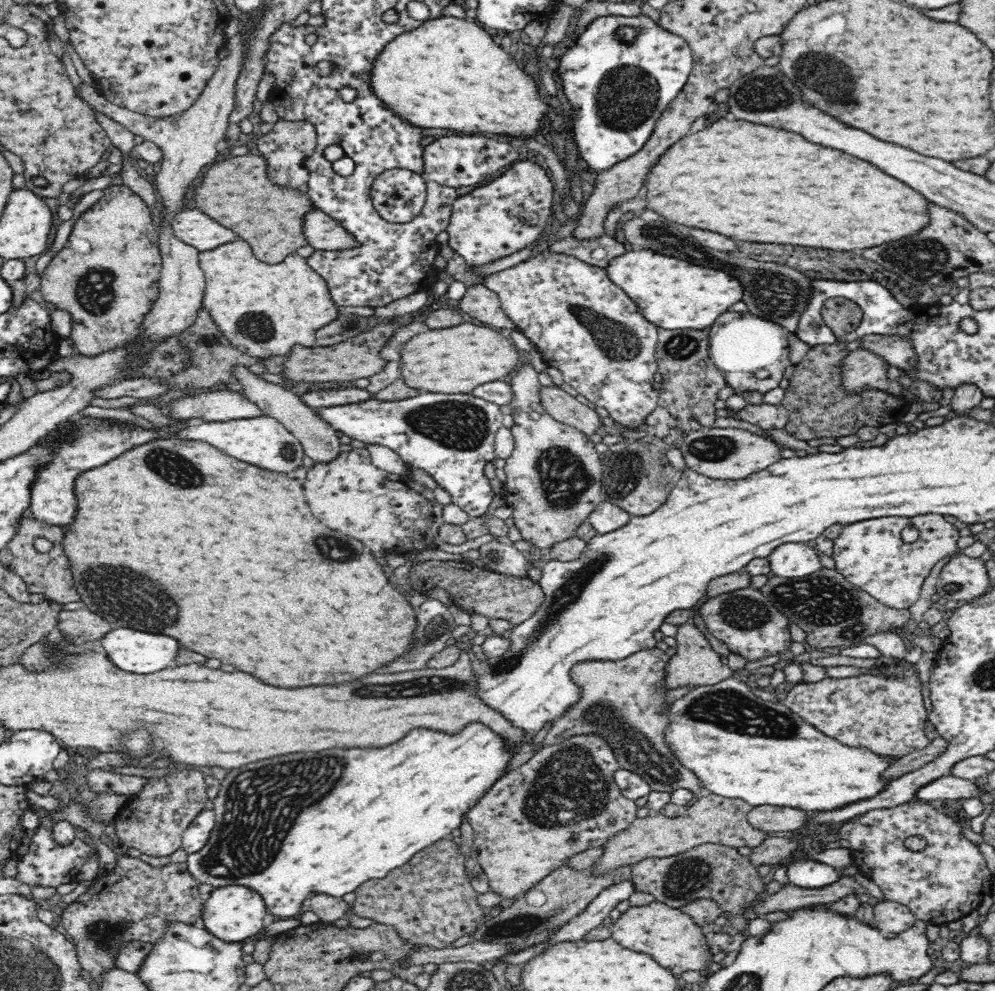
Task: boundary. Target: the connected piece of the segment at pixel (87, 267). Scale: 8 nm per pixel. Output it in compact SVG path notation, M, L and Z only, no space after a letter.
M123 183L104 189L104 196L78 216L67 242L46 266L38 292L44 301L70 312L73 330L68 338L75 344L75 352L98 354L124 343L138 342L143 316L160 292L158 282L162 266L159 233L152 225L150 209Z

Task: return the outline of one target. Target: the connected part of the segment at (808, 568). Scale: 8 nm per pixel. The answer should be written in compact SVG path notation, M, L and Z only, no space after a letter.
M785 543L774 549L767 559L770 570L782 578L800 578L822 568L819 553L805 543Z

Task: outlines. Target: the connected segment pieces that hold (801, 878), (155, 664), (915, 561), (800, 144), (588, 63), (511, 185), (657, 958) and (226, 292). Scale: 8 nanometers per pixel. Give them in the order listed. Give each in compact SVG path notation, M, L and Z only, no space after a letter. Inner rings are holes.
M798 851L791 856L790 861L786 861L786 877L792 885L805 889L819 889L840 879L840 874L830 865L814 859L808 853Z
M119 628L108 631L101 639L106 656L114 666L124 672L134 674L152 674L156 670L175 666L174 658L178 654L178 642L164 634L150 634L130 628Z
M938 514L912 518L872 518L844 526L839 535L832 540L834 548L831 557L834 559L835 569L850 584L865 590L878 602L896 610L909 609L918 602L924 580L940 560L959 550L957 540L960 538L958 528L954 528ZM906 526L913 526L919 532L920 538L913 544L904 544L901 540L900 532Z
M720 120L712 122L710 126L706 126L700 132L692 132L688 136L684 136L682 140L678 140L676 144L672 144L666 154L662 154L662 158L656 160L656 164L652 166L652 170L648 170L648 178L646 178L646 208L656 212L660 218L664 218L666 222L676 222L676 224L684 224L690 228L700 228L700 230L712 230L736 240L746 240L746 242L762 242L762 244L792 244L792 246L812 246L812 248L832 248L832 250L852 250L852 248L870 248L870 246L878 246L890 240L898 240L903 236L919 231L923 226L928 224L927 204L930 203L919 192L914 192L909 186L904 186L900 180L890 178L888 174L880 172L878 168L870 166L868 162L862 162L858 158L852 158L840 150L832 150L832 148L824 148L824 146L816 146L808 140L804 140L798 134L792 132L782 132L782 130L774 130L768 126L756 126L752 122L738 122L738 120Z
M615 12L589 22L559 60L554 76L560 78L562 92L570 106L572 140L588 168L598 171L630 158L648 142L656 122L686 86L693 68L693 54L684 38L660 27L644 14L620 16ZM620 28L633 28L635 35L626 41L618 35Z
M517 161L491 183L475 187L453 202L452 214L445 230L449 238L447 244L456 254L462 256L469 272L524 250L538 239L548 215L552 212L554 189L555 186L550 183L548 174L539 165L531 161Z
M654 901L644 906L631 906L621 912L609 927L611 937L624 948L652 957L654 962L674 975L685 970L702 970L711 961L712 950L707 948L708 936L703 936L699 925L680 909Z
M242 240L228 242L216 250L199 251L199 264L206 284L202 308L212 317L221 333L224 332L224 336L228 336L238 350L242 350L240 346L248 348L246 354L250 356L260 359L286 356L292 344L312 347L315 342L314 332L339 317L326 282L314 270L310 270L306 262L307 259L304 260L298 254L288 254L288 258L284 258L280 264L260 262L252 256L248 244Z

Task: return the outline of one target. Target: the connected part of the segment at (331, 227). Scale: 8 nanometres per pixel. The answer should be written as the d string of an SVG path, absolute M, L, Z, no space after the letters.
M312 206L303 214L304 238L308 246L320 250L338 250L355 247L351 234L324 211Z

